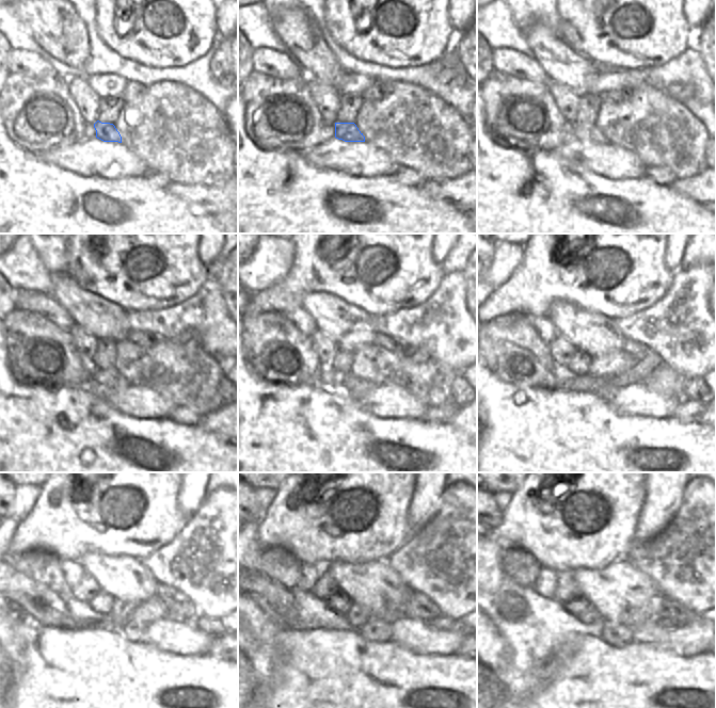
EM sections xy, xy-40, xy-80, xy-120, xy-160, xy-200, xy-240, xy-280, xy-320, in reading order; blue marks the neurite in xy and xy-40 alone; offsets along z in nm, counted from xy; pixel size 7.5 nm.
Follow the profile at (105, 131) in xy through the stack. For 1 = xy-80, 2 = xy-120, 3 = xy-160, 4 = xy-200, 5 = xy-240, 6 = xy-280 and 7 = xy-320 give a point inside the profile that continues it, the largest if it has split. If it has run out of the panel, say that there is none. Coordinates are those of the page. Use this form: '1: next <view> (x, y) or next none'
1: next xy-80 (586, 133)
2: next xy-120 (110, 377)
3: next xy-160 (349, 384)
4: next xy-200 (606, 387)
5: next xy-240 (133, 629)
6: next xy-280 (375, 629)
7: next xy-320 (616, 634)

